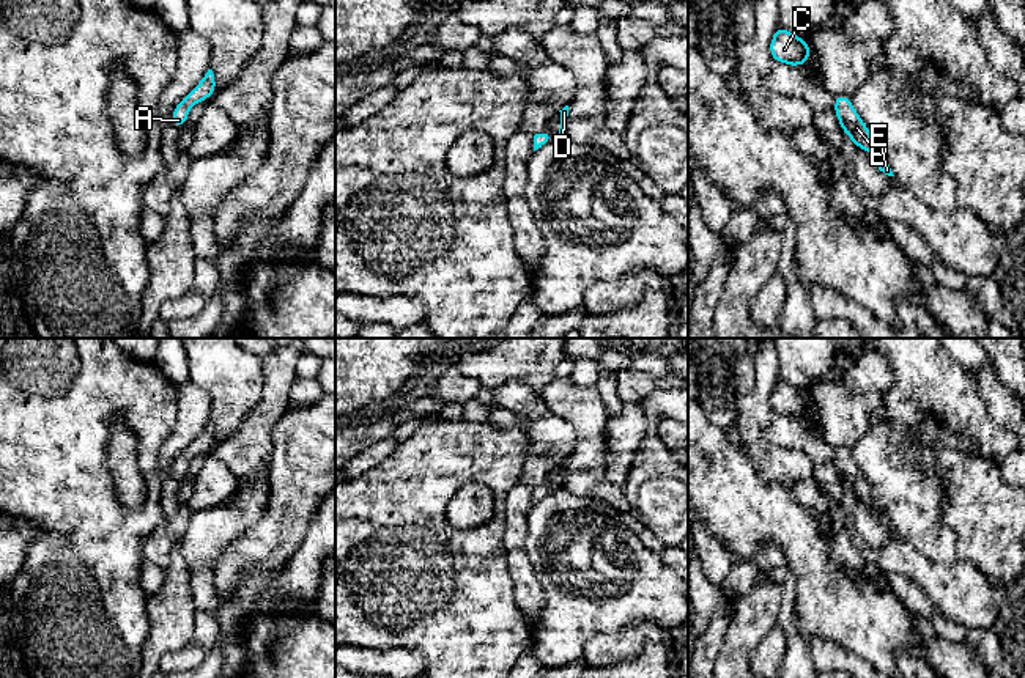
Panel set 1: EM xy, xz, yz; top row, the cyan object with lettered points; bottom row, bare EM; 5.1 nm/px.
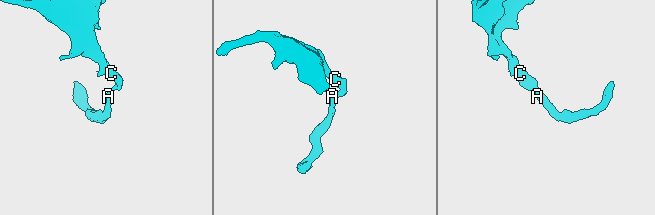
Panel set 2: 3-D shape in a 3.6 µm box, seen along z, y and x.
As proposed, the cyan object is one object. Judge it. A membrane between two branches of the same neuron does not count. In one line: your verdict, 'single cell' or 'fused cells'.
single cell

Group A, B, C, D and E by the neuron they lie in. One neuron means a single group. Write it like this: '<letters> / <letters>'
A B C D E

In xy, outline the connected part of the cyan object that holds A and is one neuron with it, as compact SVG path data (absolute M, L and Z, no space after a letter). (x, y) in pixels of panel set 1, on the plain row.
M211 422L205 426L203 433L173 461L172 470L176 481L186 477L189 461L192 456L206 453L216 442L216 431Z

